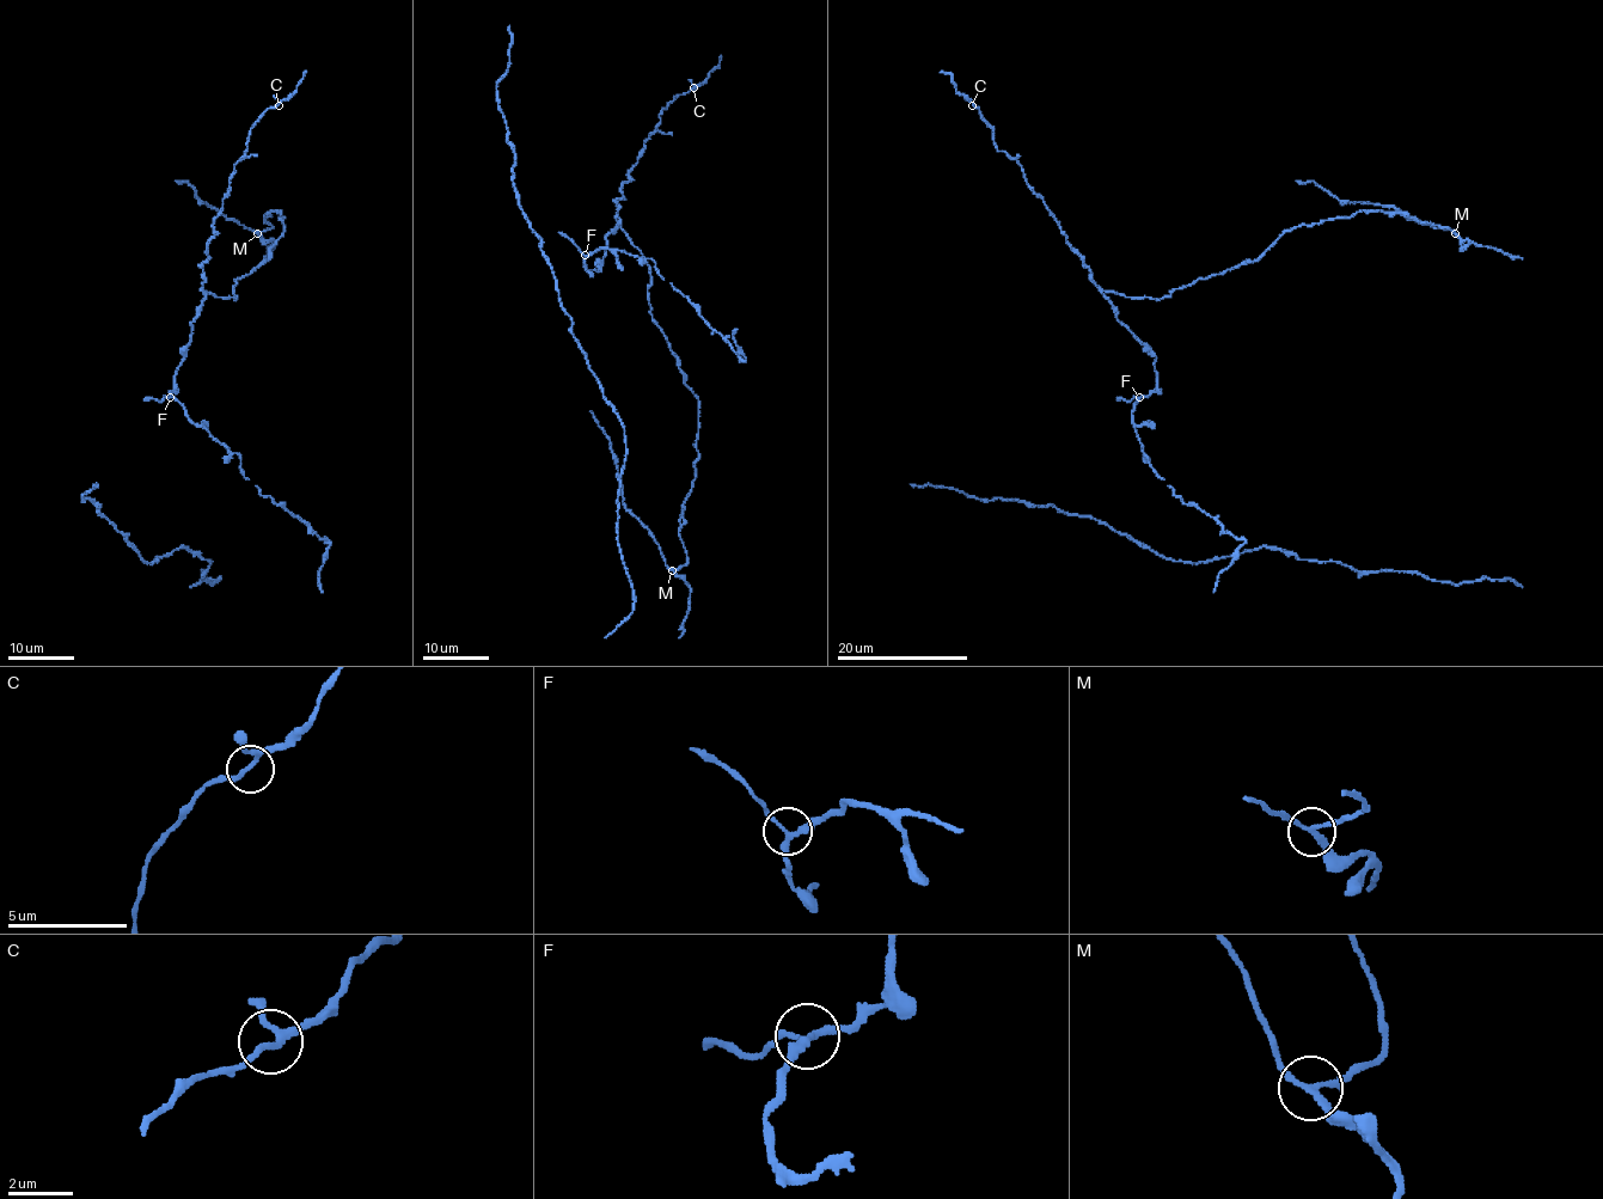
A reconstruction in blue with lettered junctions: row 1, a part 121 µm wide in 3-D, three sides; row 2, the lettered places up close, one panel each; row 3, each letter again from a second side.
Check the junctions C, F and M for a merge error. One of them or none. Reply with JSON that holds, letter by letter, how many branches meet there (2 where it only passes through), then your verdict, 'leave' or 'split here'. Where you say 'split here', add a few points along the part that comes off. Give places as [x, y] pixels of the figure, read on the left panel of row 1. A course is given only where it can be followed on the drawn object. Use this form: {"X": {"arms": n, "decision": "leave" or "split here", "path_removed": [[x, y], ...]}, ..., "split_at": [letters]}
{"C": {"arms": 3, "decision": "leave"}, "F": {"arms": 3, "decision": "leave"}, "M": {"arms": 3, "decision": "split here", "path_removed": [[257, 233], [201, 202], [184, 181], [175, 181]]}, "split_at": ["M"]}

